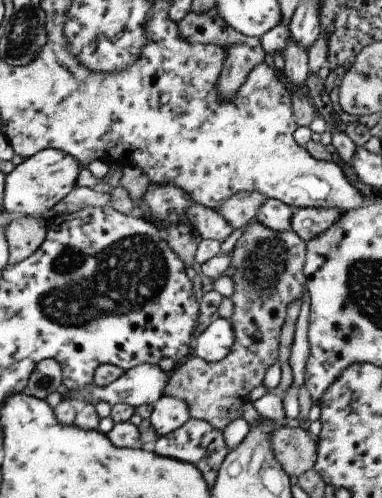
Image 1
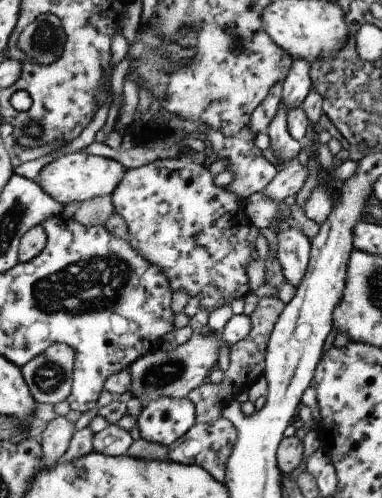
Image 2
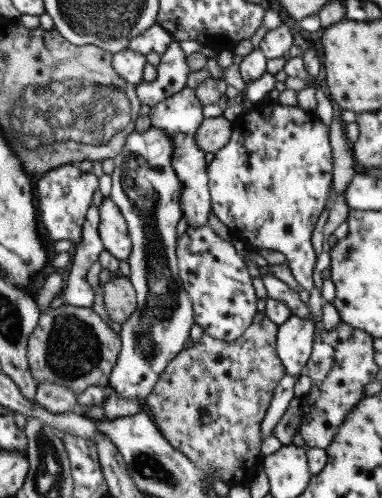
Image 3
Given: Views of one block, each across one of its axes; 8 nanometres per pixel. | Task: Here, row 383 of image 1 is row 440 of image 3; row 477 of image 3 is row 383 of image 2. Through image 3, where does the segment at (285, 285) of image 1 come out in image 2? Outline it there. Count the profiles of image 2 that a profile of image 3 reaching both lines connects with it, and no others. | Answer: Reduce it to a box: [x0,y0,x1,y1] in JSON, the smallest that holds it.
[189,292,287,424]

